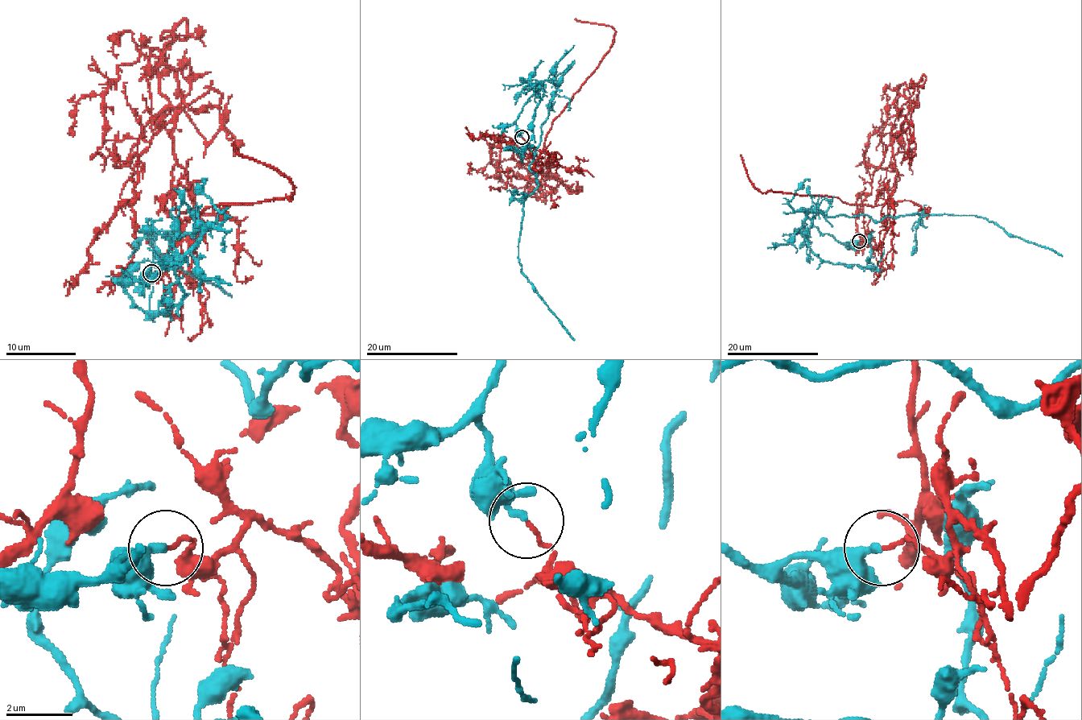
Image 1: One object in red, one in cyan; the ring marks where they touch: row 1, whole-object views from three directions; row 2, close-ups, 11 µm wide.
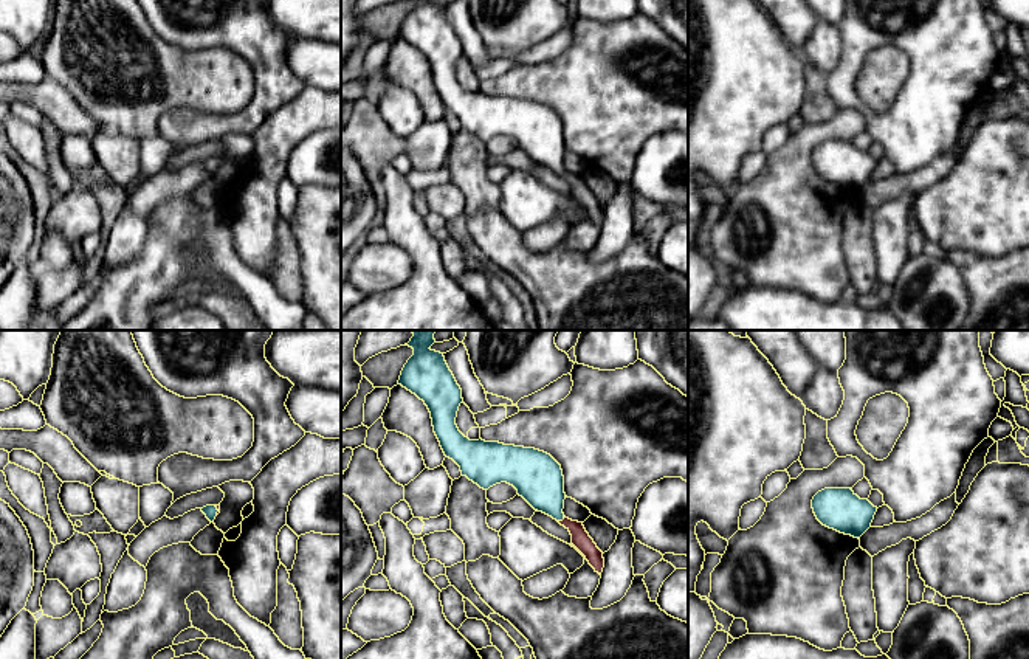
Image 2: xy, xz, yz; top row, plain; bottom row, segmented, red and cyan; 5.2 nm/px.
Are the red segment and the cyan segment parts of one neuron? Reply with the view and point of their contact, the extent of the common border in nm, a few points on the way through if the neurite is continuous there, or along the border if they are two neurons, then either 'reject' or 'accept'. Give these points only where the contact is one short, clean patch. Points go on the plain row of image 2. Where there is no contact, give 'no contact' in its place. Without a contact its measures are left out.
contact xz (563, 172); length 50 nm; reject

